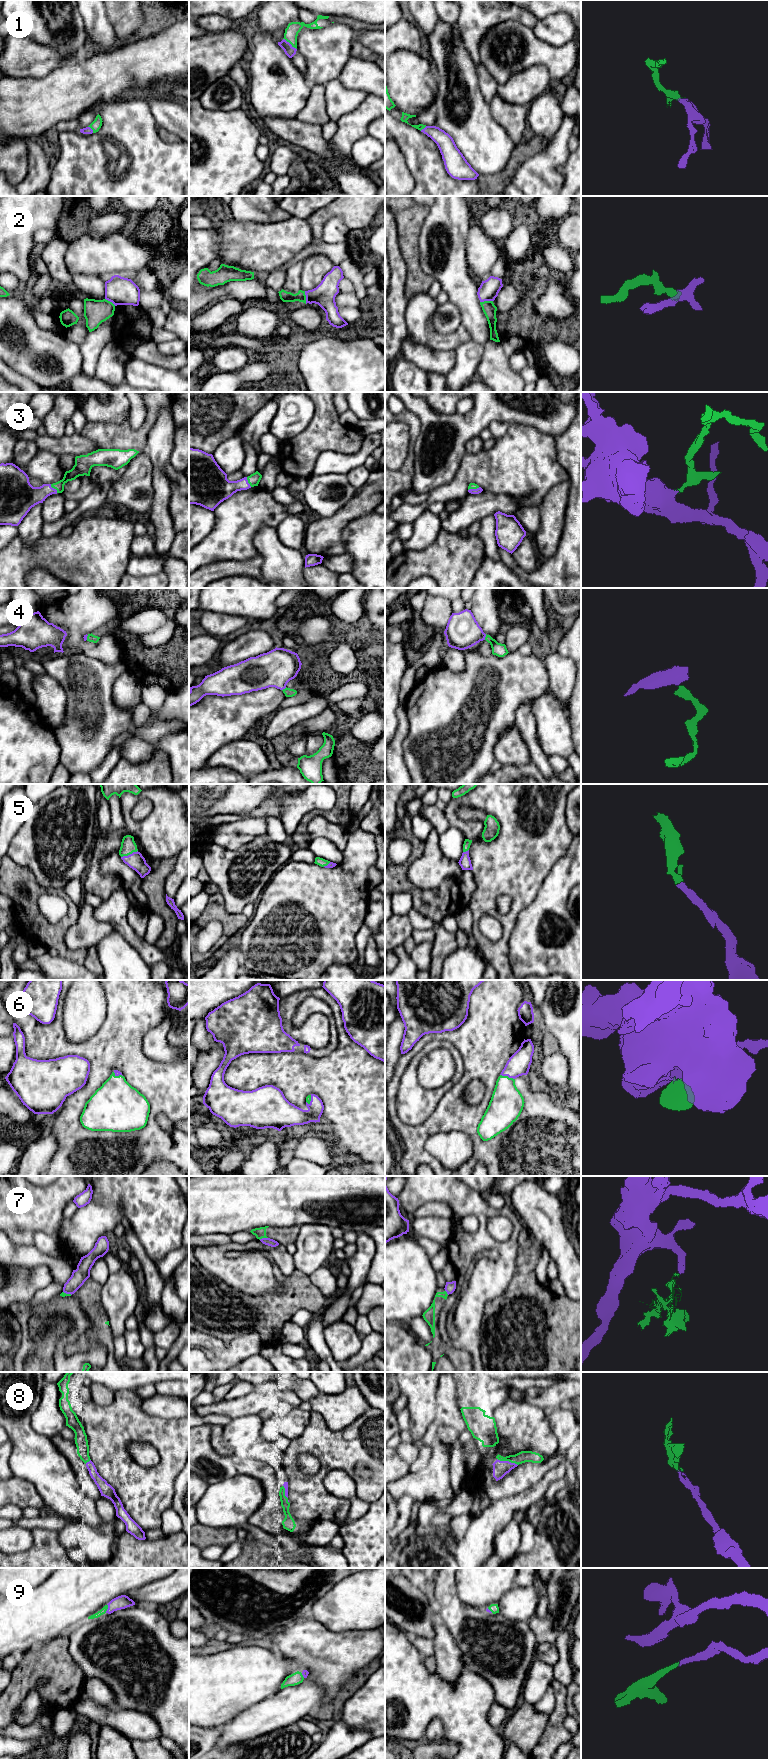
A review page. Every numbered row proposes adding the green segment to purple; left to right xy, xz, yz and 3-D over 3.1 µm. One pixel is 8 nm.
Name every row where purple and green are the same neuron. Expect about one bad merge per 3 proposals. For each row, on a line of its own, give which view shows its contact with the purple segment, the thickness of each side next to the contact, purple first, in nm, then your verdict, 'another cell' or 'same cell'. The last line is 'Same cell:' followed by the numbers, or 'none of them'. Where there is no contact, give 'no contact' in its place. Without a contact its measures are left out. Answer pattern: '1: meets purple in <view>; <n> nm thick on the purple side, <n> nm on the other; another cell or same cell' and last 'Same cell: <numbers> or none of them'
1: meets purple in xz; 90 nm thick on the purple side, 110 nm on the other; same cell
2: meets purple in xz; 180 nm thick on the purple side, 90 nm on the other; another cell
3: meets purple in xy; 220 nm thick on the purple side, 100 nm on the other; same cell
4: meets purple in yz; 280 nm thick on the purple side, 110 nm on the other; same cell
5: meets purple in xy; 140 nm thick on the purple side, 120 nm on the other; same cell
6: meets purple in yz; 180 nm thick on the purple side, 260 nm on the other; same cell
7: meets purple in xz; 60 nm thick on the purple side, 90 nm on the other; another cell
8: meets purple in yz; 130 nm thick on the purple side, 100 nm on the other; same cell
9: meets purple in xy; 110 nm thick on the purple side, 50 nm on the other; same cell
Same cell: 1, 3, 4, 5, 6, 8, 9

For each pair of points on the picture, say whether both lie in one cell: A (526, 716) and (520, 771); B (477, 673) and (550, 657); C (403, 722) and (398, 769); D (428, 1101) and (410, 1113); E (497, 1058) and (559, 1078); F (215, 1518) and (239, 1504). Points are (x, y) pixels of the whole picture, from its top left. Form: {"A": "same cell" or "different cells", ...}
{"A": "different cells", "B": "different cells", "C": "same cell", "D": "same cell", "E": "different cells", "F": "same cell"}

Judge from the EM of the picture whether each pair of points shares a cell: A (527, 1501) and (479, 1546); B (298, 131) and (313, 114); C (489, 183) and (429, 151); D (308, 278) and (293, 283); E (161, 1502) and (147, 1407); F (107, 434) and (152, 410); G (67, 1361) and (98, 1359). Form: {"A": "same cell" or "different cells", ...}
{"A": "same cell", "B": "different cells", "C": "different cells", "D": "different cells", "E": "different cells", "F": "same cell", "G": "same cell"}

